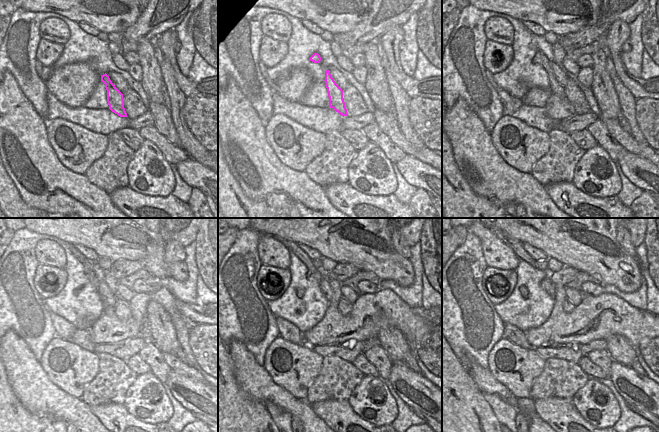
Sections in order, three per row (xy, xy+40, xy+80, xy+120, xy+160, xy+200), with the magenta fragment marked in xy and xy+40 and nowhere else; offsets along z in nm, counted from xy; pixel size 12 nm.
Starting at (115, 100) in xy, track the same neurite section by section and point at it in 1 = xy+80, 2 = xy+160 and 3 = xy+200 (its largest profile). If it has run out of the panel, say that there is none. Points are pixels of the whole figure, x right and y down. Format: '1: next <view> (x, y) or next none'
1: next xy+80 (554, 86)
2: next xy+160 (293, 246)
3: next xy+200 (517, 246)

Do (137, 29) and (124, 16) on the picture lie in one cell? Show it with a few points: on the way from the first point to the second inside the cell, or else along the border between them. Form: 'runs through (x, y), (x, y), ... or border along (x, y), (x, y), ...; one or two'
border along (143, 10), (137, 19), (124, 31); two

